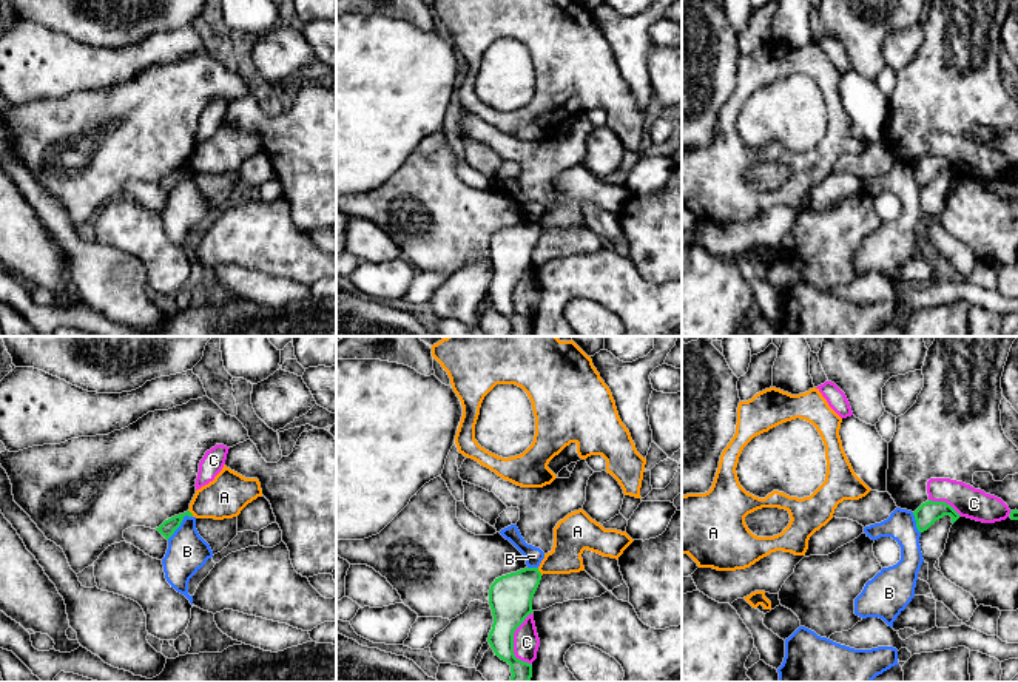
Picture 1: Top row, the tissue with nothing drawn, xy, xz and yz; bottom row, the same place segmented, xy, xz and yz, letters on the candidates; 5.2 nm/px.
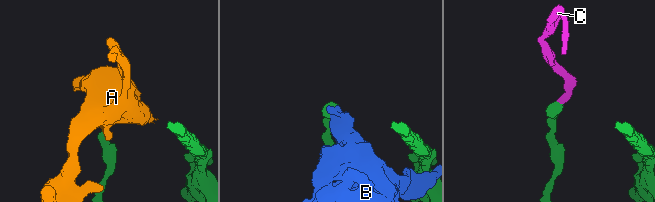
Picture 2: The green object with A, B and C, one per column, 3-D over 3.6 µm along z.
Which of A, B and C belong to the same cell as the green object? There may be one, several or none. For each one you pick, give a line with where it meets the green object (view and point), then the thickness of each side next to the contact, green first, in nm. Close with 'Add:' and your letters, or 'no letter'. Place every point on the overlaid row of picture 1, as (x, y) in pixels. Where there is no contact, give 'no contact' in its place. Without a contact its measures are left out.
Add: no letter

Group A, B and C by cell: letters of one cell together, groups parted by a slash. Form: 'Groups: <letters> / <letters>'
Groups: A / B / C

